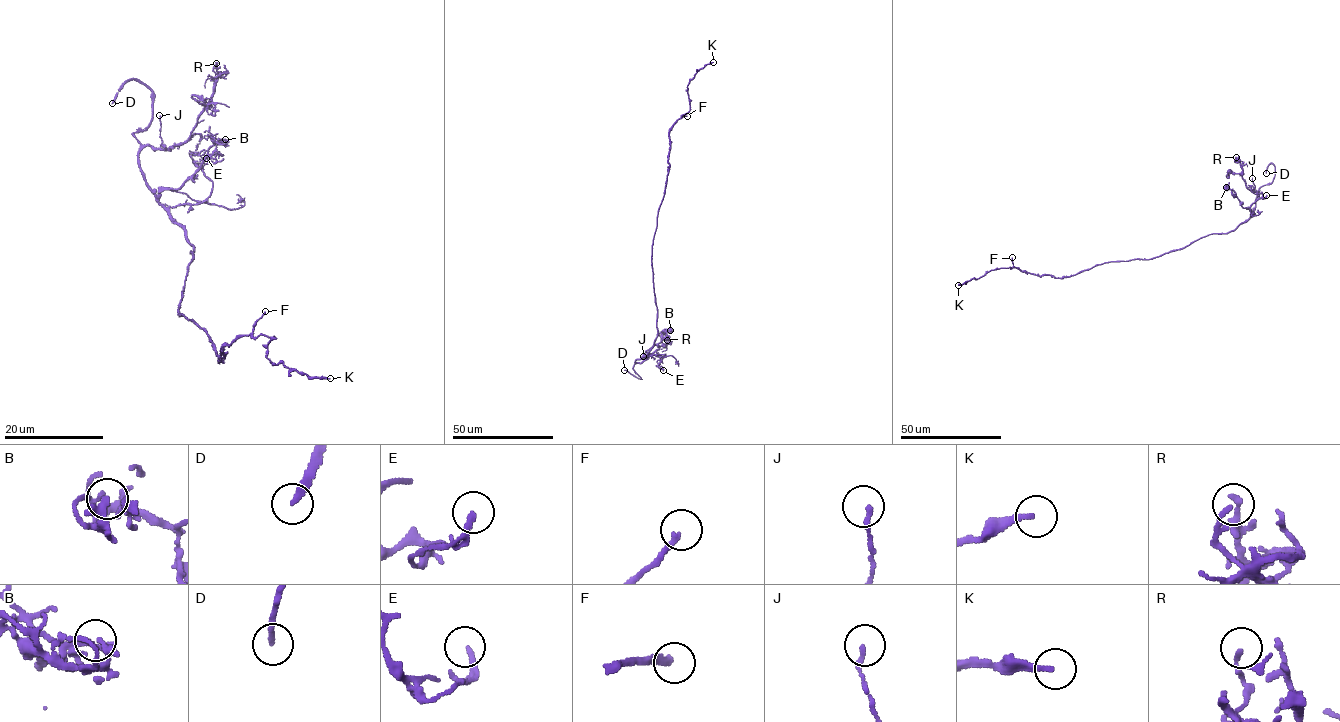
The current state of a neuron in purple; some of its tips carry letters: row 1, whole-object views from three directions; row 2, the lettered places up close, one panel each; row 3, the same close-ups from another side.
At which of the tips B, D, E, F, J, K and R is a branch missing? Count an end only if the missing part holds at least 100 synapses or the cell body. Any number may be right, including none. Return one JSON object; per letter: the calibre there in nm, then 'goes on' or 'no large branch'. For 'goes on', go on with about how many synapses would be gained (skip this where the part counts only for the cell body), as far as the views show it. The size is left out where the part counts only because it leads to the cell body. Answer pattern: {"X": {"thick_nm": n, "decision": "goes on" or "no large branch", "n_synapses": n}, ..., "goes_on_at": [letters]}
{"B": {"thick_nm": 240, "decision": "no large branch"}, "D": {"thick_nm": 220, "decision": "goes on"}, "E": {"thick_nm": 190, "decision": "no large branch"}, "F": {"thick_nm": 240, "decision": "goes on", "n_synapses": 170}, "J": {"thick_nm": 180, "decision": "no large branch"}, "K": {"thick_nm": 200, "decision": "goes on", "n_synapses": 110}, "R": {"thick_nm": 150, "decision": "no large branch"}, "goes_on_at": ["D", "F", "K"]}

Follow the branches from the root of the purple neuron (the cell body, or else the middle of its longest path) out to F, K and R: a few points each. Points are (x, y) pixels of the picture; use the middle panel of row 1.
F: (651, 248), (669, 165), (669, 129), (678, 120), (687, 116)
K: (651, 248), (669, 165), (669, 129), (689, 110), (690, 80), (700, 69), (713, 62)
R: (651, 248), (658, 336), (651, 349), (635, 362), (642, 362), (661, 346), (671, 342), (667, 340)

